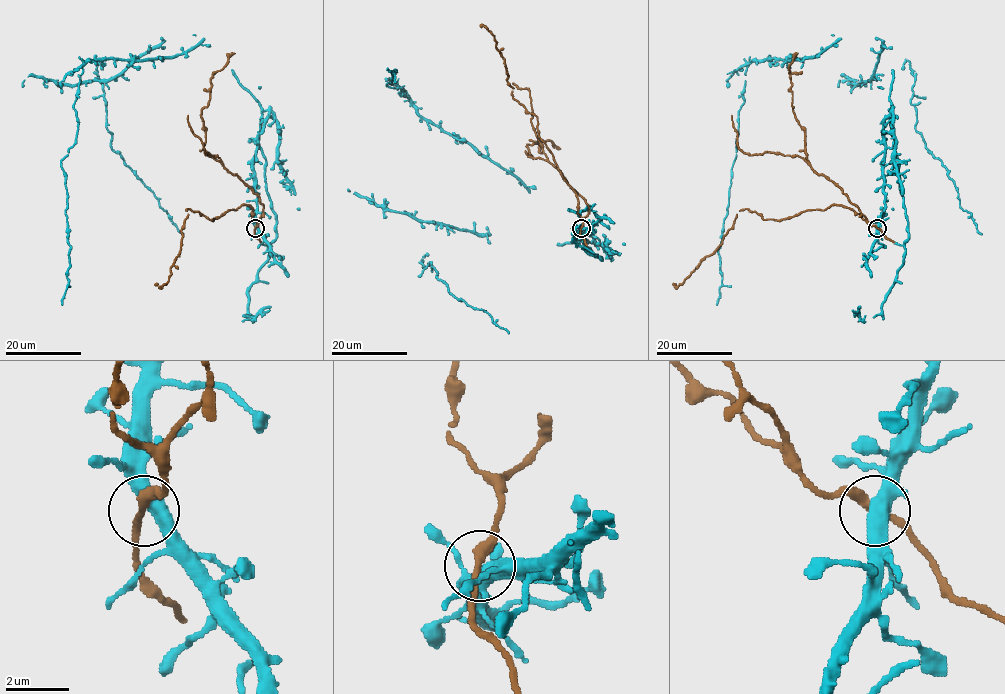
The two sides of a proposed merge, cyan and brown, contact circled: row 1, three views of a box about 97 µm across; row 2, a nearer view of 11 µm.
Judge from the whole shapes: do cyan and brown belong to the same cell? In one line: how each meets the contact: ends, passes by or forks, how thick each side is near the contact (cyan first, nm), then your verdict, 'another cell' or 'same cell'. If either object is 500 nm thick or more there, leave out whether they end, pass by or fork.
cyan passes by; brown passes by; calibres 480 and 280 nm; same cell

